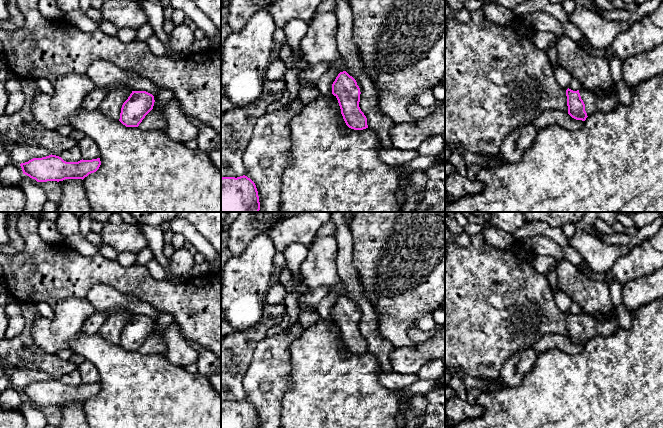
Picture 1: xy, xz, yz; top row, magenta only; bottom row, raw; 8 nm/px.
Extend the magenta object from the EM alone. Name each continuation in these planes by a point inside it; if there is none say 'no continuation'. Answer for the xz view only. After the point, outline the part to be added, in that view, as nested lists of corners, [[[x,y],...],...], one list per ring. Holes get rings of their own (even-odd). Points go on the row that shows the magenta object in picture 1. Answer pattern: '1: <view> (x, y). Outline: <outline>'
no continuation

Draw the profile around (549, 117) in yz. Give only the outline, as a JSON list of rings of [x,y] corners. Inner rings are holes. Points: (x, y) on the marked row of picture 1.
[[[547,110],[540,114],[532,124],[537,128],[544,128],[551,124],[557,124],[567,130],[576,130],[584,124],[584,121],[576,120],[565,112]]]

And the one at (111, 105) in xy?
[[[116,87],[106,94],[98,109],[113,120],[120,119],[123,103],[128,99],[132,90],[126,87]]]

